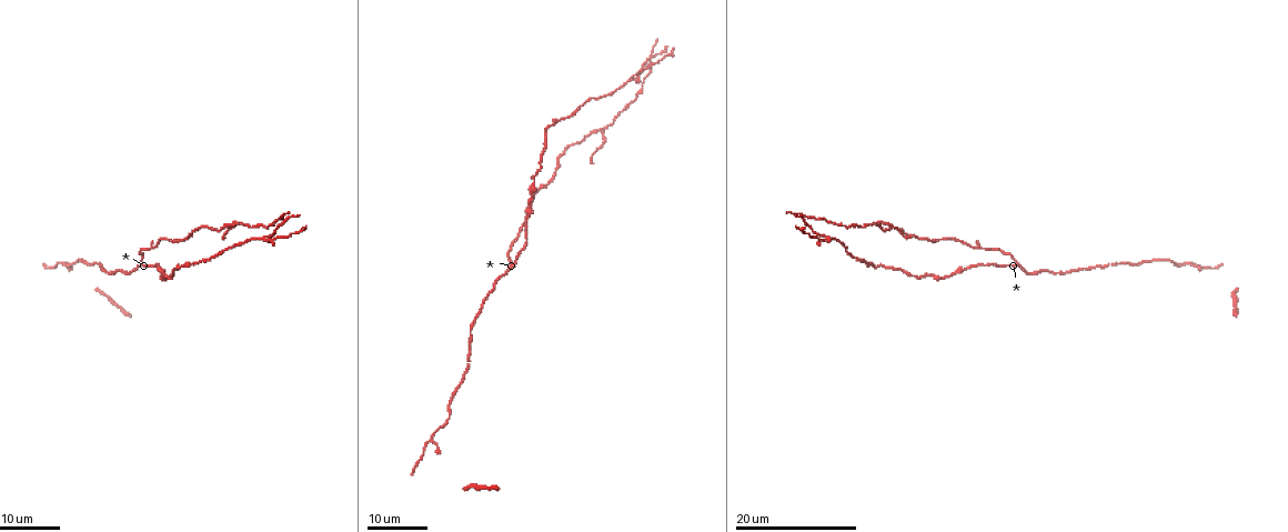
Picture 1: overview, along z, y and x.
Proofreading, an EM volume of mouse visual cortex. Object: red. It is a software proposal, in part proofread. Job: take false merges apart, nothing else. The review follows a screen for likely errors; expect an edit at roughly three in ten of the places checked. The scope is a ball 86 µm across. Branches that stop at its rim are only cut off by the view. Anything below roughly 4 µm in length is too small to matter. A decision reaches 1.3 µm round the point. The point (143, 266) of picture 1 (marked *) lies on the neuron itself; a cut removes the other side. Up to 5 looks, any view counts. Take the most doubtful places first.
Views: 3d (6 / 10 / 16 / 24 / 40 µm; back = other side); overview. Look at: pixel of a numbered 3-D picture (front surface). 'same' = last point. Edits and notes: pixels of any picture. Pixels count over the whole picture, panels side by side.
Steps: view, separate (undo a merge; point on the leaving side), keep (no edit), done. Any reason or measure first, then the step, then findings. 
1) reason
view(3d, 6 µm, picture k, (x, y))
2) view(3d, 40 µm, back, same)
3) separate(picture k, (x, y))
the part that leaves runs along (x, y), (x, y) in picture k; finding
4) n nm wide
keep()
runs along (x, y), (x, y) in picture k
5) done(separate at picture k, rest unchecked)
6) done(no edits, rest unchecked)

four-way junction
view(3d, 24 µm, picture 1, (633, 79))

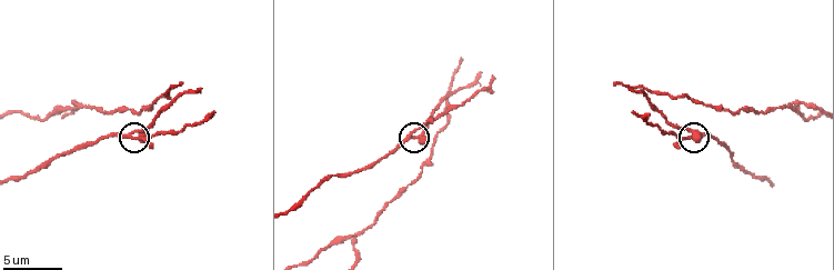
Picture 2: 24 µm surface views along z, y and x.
view(3d, 10 µm, picture 2, (413, 137))

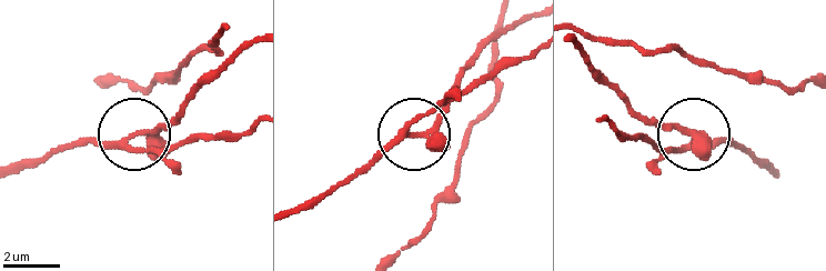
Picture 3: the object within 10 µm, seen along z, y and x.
240 nm wide
keep()
one neuron here

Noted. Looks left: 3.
three-way junction
view(3d, 10 µm, picture 2, (75, 102))

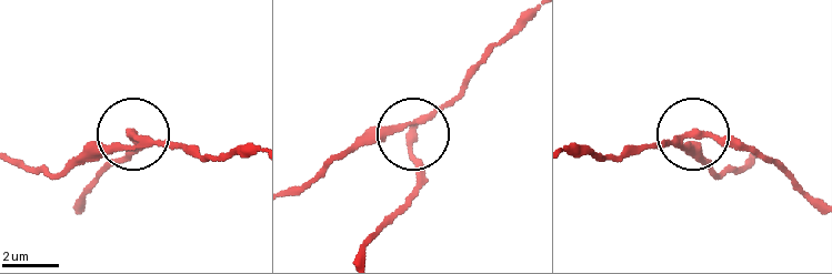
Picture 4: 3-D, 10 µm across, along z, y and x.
3 arms
separate(picture 4, (421, 162))
the part that leaves runs along (423, 123), (411, 150), (417, 193), (363, 250) in picture 4; two neurons meet here

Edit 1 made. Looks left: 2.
done(separate at picture 4, rest unchecked)

